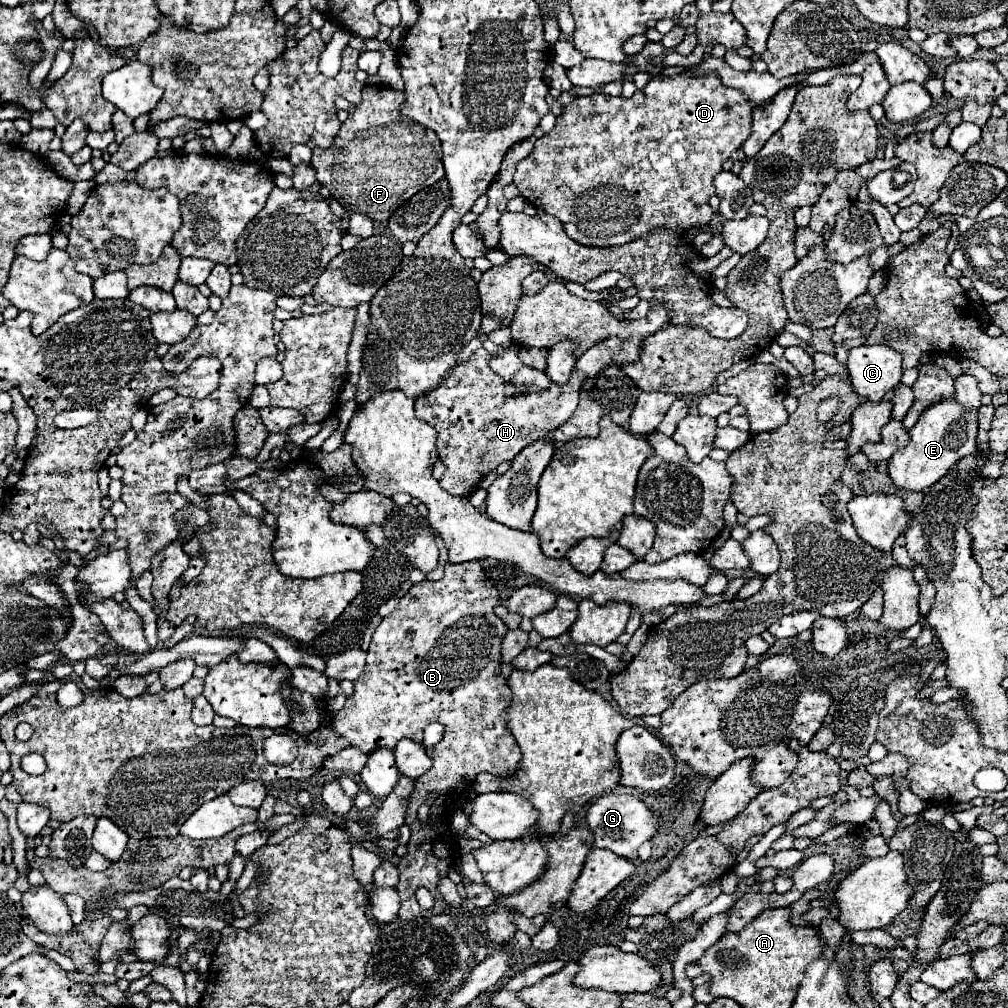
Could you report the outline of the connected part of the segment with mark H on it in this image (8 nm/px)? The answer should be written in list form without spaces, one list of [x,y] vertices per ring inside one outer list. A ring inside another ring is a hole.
[[[609,337],[577,359],[565,385],[551,383],[549,389],[525,389],[523,393],[515,393],[511,385],[491,371],[491,355],[485,349],[477,349],[465,363],[459,363],[439,389],[429,393],[429,397],[419,397],[415,401],[417,419],[433,425],[439,435],[439,459],[447,467],[441,479],[443,489],[453,496],[471,495],[479,487],[481,479],[497,465],[513,459],[521,447],[529,445],[529,441],[541,439],[545,431],[557,429],[565,423],[579,405],[579,387],[583,379],[609,367],[623,345],[623,339]]]

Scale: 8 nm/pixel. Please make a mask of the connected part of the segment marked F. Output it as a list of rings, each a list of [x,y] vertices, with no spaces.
[[[367,85],[363,87],[363,99],[341,125],[339,135],[335,137],[329,149],[313,149],[311,165],[317,171],[317,181],[329,189],[329,193],[349,211],[365,213],[375,221],[387,221],[393,211],[405,203],[415,193],[443,179],[443,163],[441,163],[441,141],[433,131],[409,121],[399,115],[399,105],[403,103],[401,91],[391,91],[383,85]]]

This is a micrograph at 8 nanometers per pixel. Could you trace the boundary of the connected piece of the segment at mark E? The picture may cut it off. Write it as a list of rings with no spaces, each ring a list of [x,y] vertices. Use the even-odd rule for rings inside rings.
[[[953,397],[939,399],[931,407],[927,407],[915,427],[909,431],[909,445],[901,447],[889,461],[889,477],[899,489],[907,491],[925,491],[937,479],[941,479],[949,467],[969,455],[975,453],[975,437],[977,437],[977,409],[961,407]]]

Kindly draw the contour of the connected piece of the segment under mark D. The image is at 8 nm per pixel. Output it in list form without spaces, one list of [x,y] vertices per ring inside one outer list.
[[[687,71],[677,73],[675,77],[663,77],[663,79],[653,77],[645,85],[645,91],[635,91],[635,95],[629,97],[629,99],[607,97],[607,95],[601,95],[601,93],[595,93],[595,95],[589,95],[589,97],[577,97],[569,105],[563,105],[563,113],[557,117],[555,127],[549,133],[545,133],[541,139],[537,139],[533,151],[523,161],[517,163],[513,183],[517,185],[517,189],[521,191],[521,197],[527,203],[531,203],[533,207],[557,217],[563,223],[563,229],[565,229],[567,237],[571,237],[573,241],[577,241],[579,245],[585,245],[585,247],[625,245],[625,243],[631,243],[635,239],[641,239],[641,237],[649,235],[657,227],[663,227],[663,229],[669,229],[677,235],[683,235],[685,231],[689,231],[693,227],[709,225],[711,219],[715,217],[713,209],[709,207],[709,197],[715,195],[715,189],[713,189],[711,181],[717,173],[721,173],[723,161],[727,161],[733,151],[741,149],[741,145],[749,137],[749,133],[751,133],[751,113],[753,113],[753,105],[749,105],[749,99],[741,91],[723,87],[721,81],[717,81],[717,77],[693,77]]]

